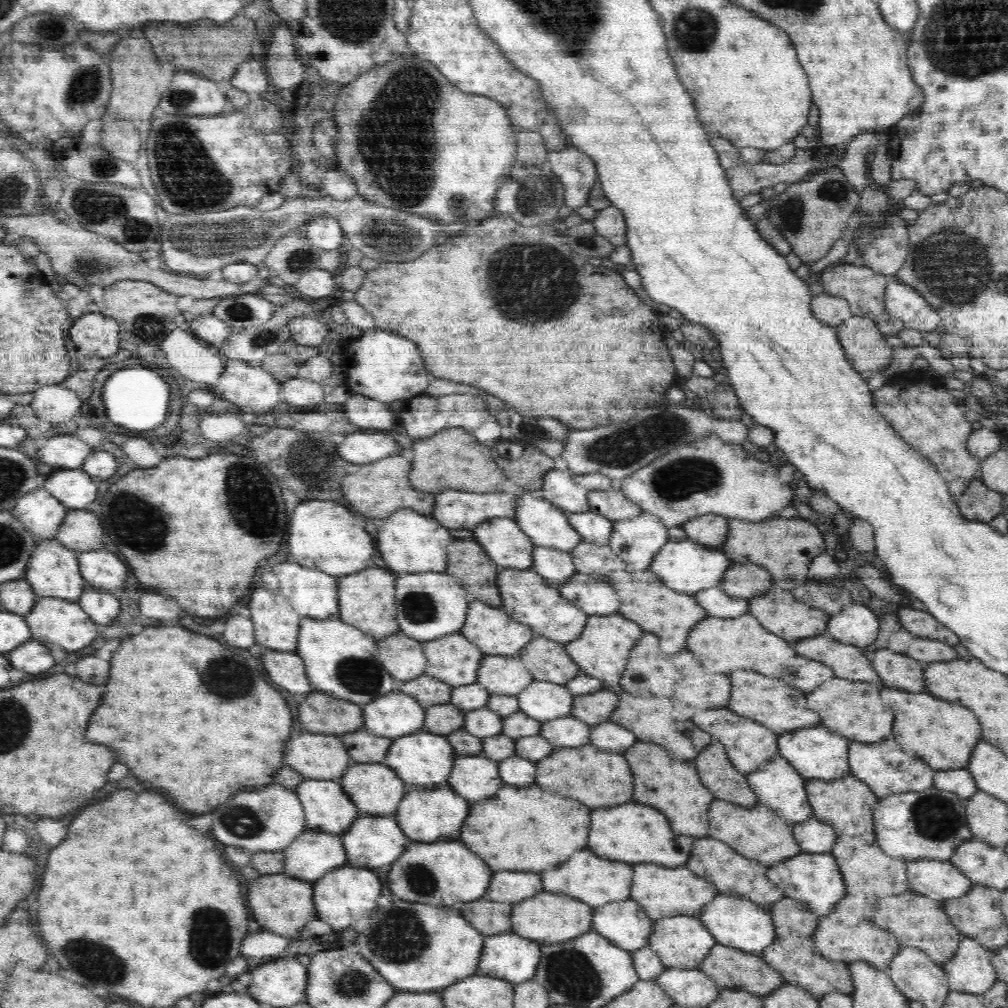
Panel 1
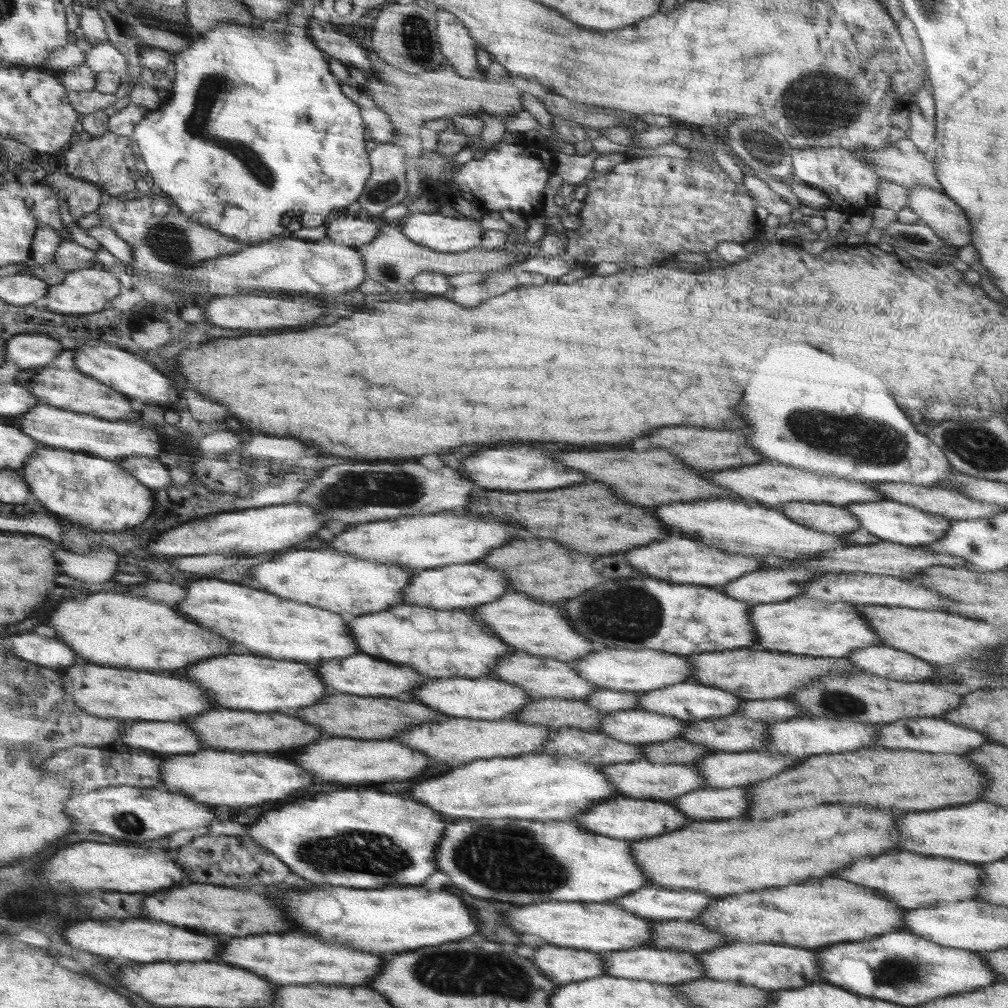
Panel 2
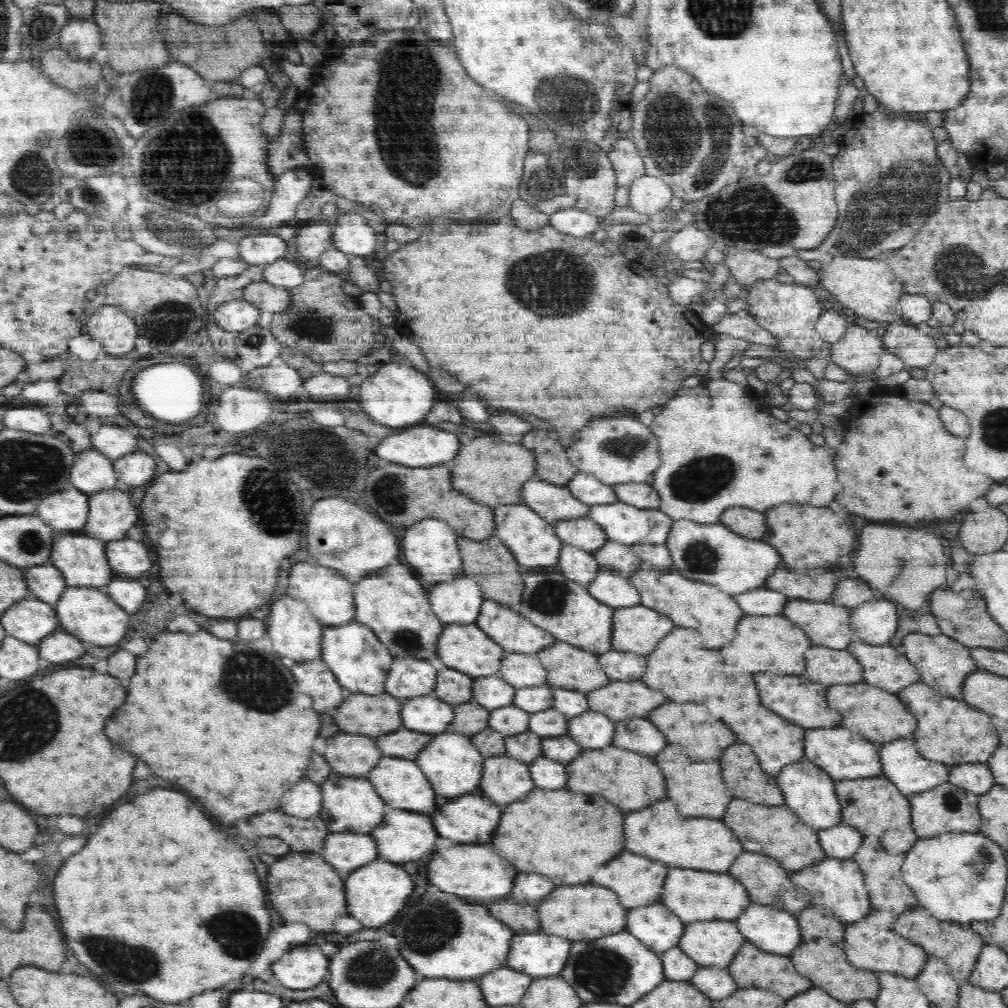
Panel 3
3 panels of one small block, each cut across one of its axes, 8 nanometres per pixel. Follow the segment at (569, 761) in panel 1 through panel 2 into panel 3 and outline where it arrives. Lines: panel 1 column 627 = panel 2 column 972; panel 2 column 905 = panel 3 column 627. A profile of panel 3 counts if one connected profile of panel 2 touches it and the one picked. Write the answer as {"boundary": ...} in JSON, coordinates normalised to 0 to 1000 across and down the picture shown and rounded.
{"boundary":[[[603,740],[599,744],[581,744],[563,758],[563,784],[581,788],[593,786],[599,792],[607,794],[607,798],[615,798],[619,806],[627,806],[643,802],[643,798],[651,798],[653,794],[659,794],[661,774],[647,752],[623,746],[619,742]]]}

